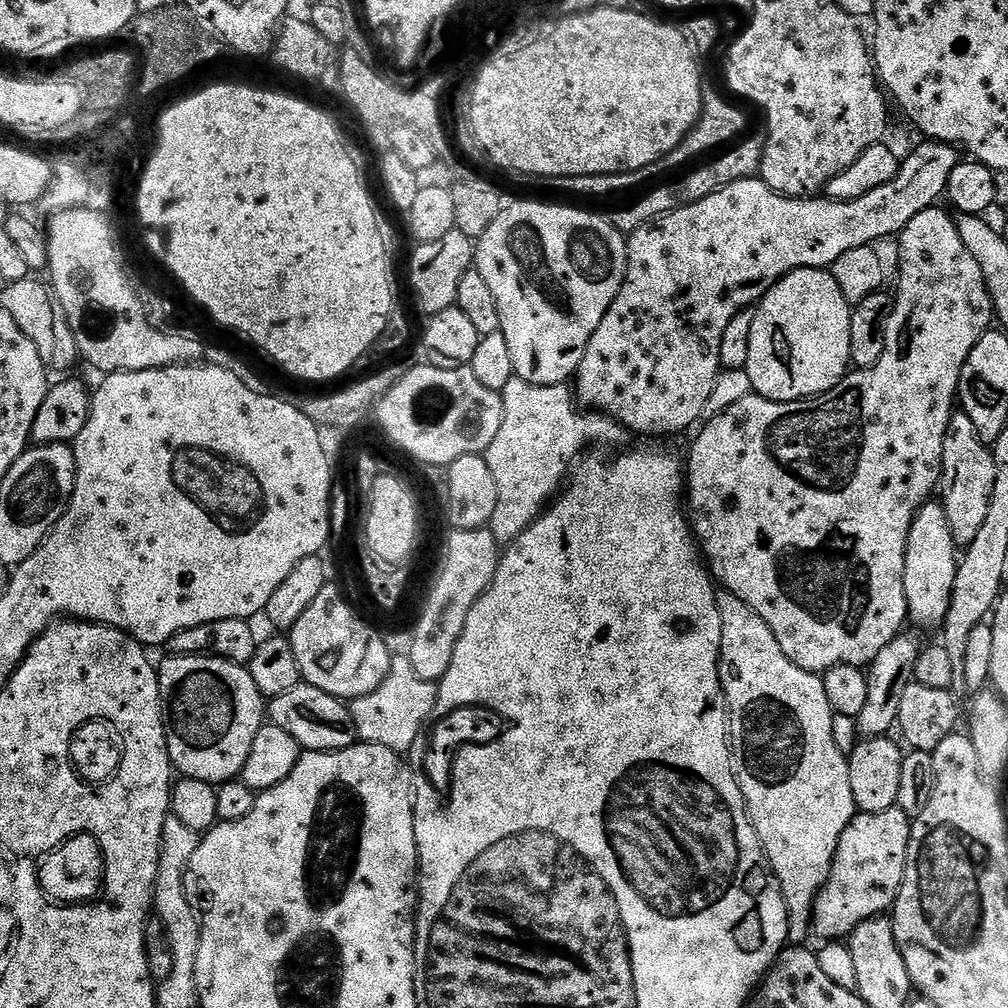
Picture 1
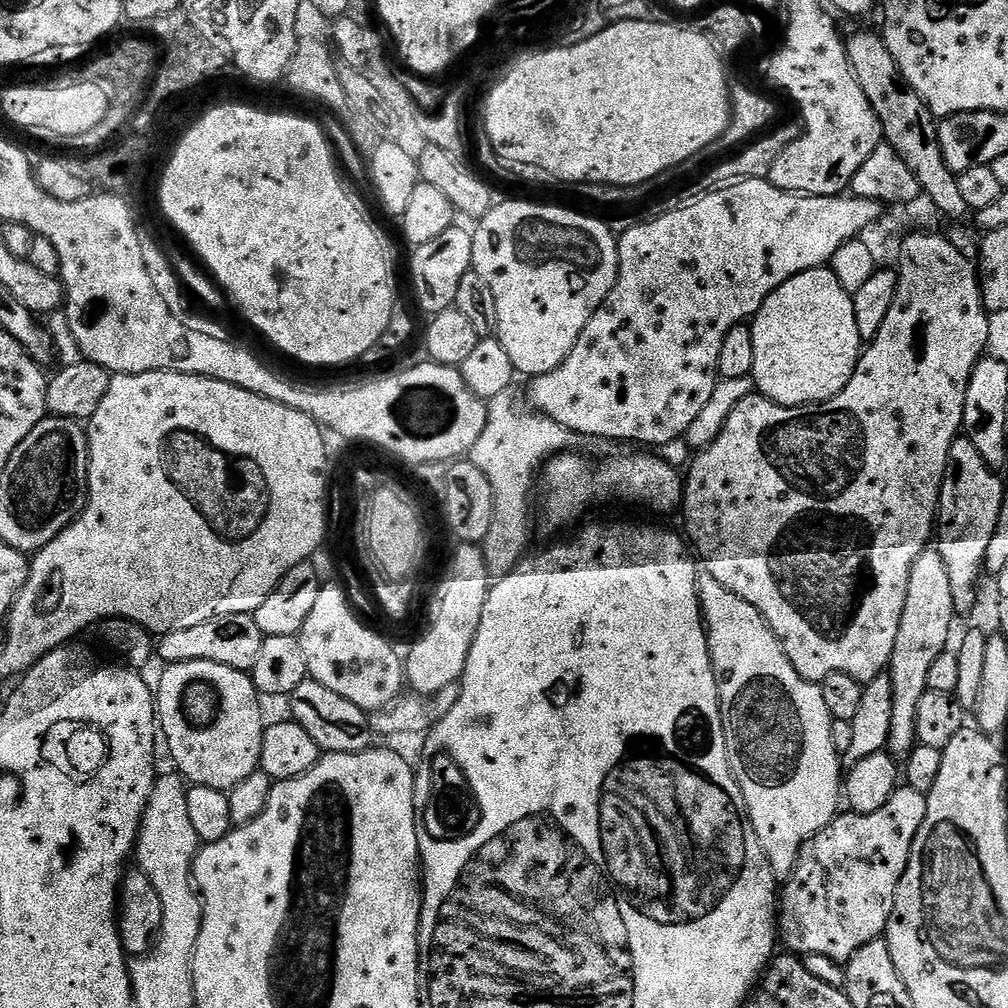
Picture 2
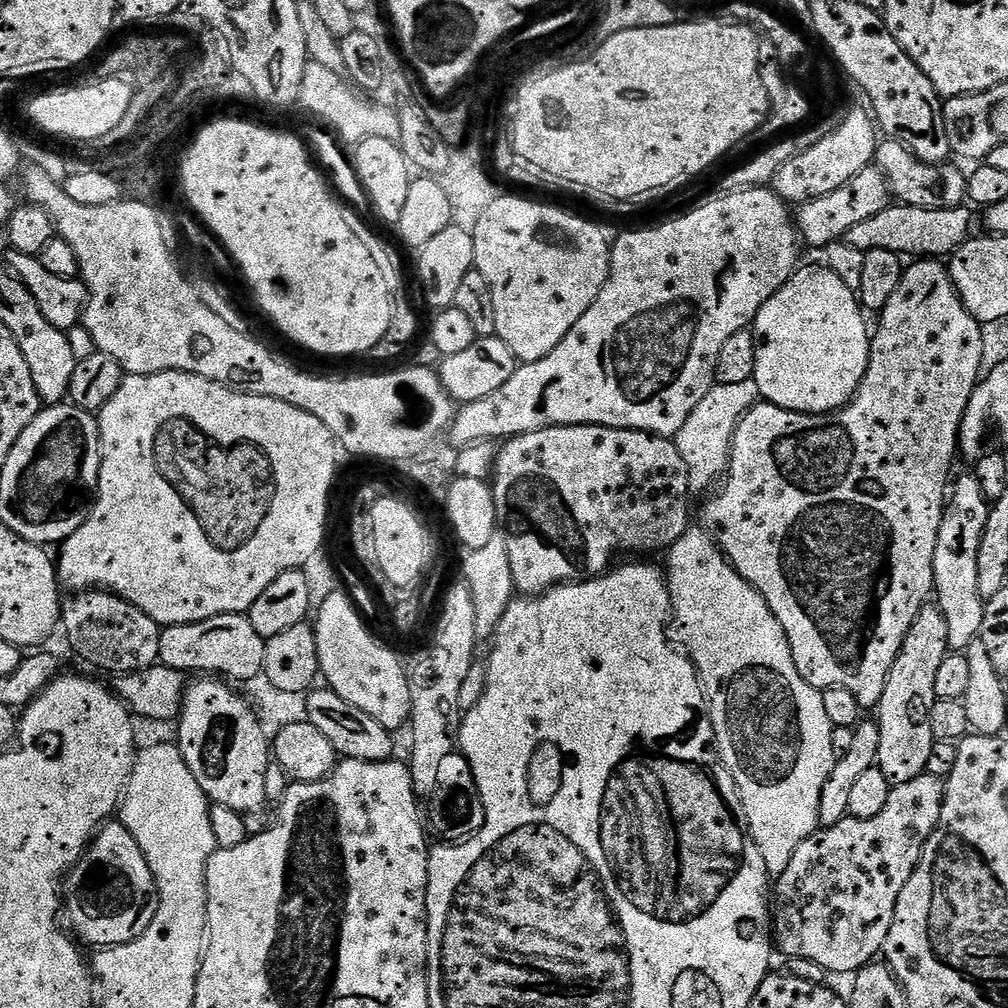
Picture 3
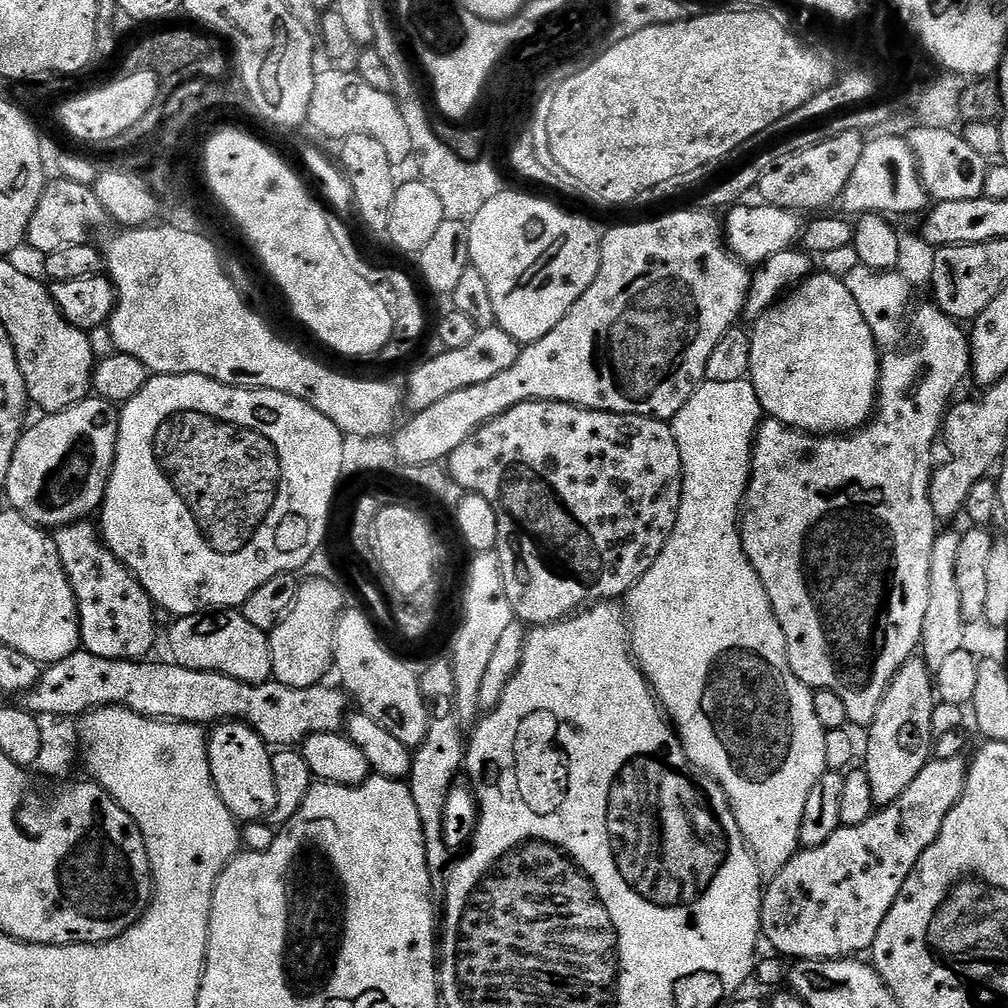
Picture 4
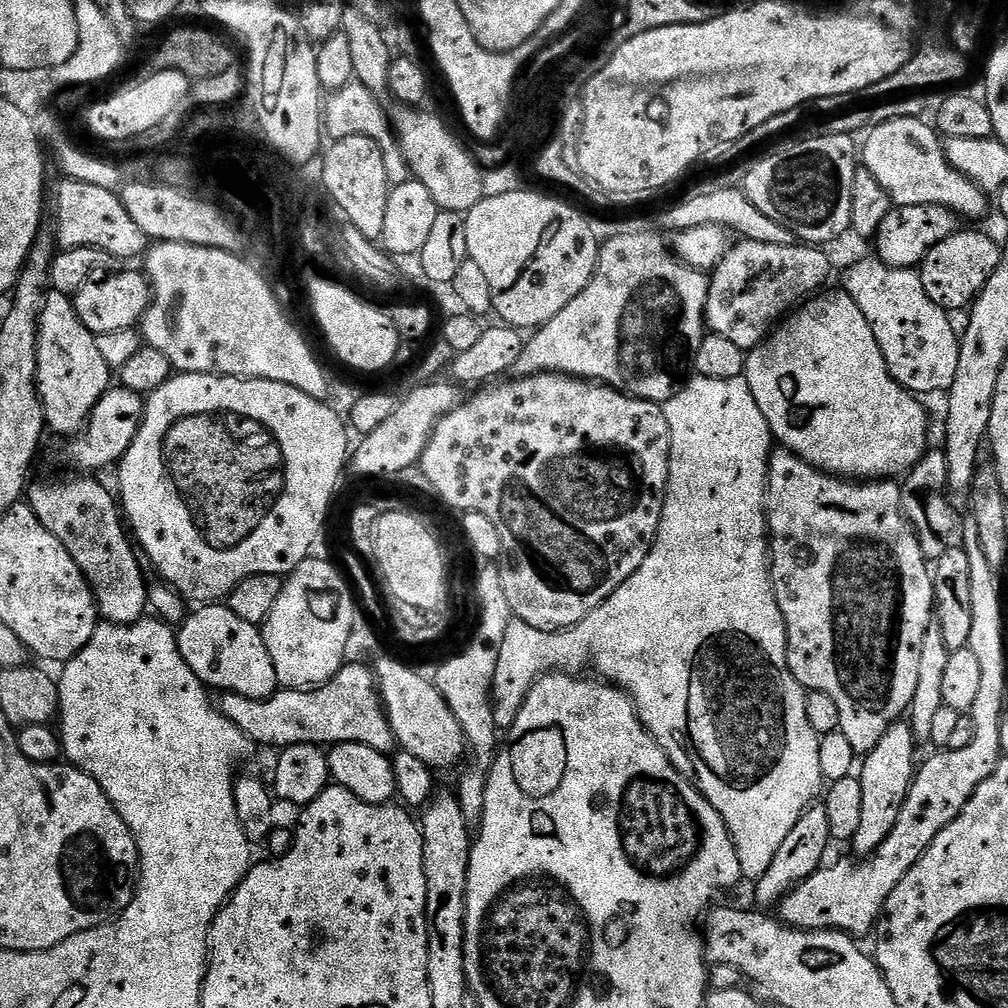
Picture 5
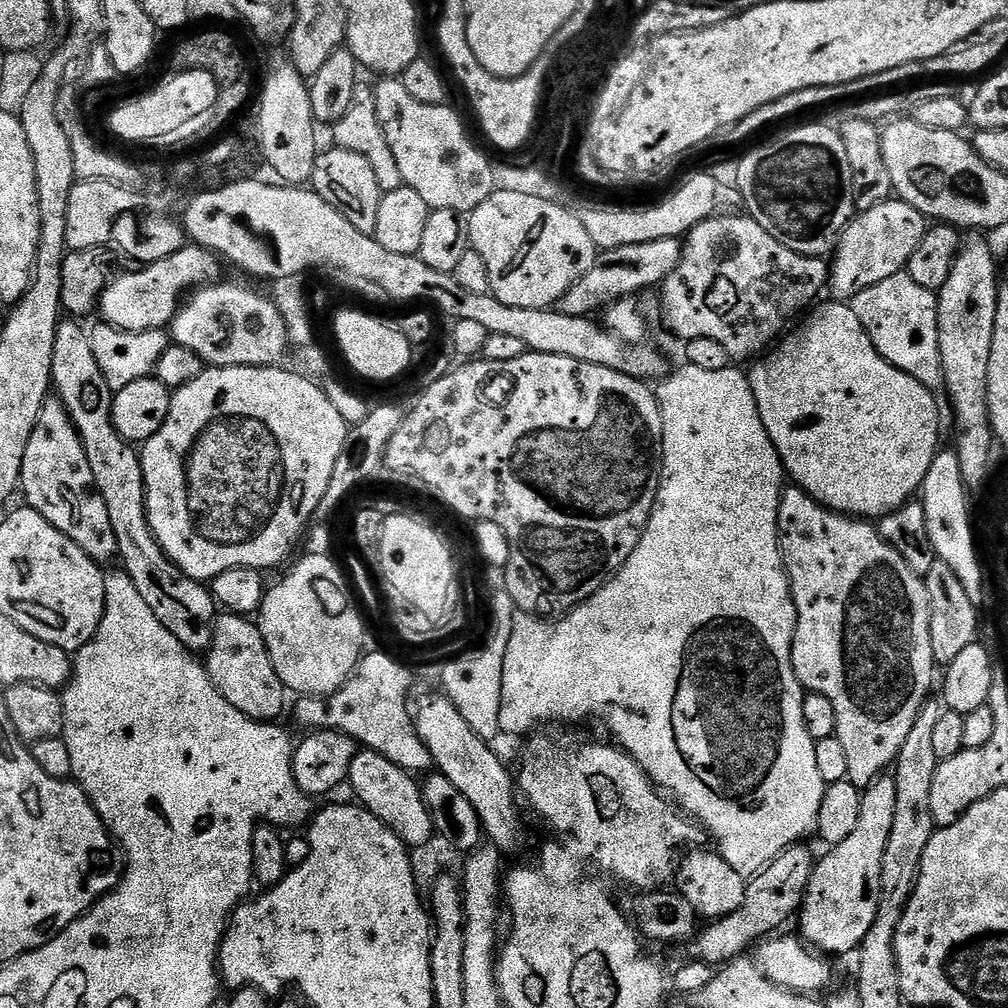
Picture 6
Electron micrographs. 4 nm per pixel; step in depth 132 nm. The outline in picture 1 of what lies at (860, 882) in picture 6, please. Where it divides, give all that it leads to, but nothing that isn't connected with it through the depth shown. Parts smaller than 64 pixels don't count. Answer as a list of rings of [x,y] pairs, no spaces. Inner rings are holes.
[[[939,502],[922,505],[910,526],[904,563],[908,620],[914,627],[943,629],[946,610],[950,610],[957,563],[958,545],[950,534],[950,522],[946,522],[946,510]]]

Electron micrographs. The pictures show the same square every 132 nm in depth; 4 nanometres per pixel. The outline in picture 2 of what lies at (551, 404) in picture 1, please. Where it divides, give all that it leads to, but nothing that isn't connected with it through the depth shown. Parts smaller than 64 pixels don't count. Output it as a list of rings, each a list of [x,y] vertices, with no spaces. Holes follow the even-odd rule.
[[[509,390],[494,394],[494,398],[486,401],[486,430],[482,430],[470,453],[472,464],[486,474],[492,491],[490,530],[486,530],[482,547],[488,571],[496,578],[509,576],[521,563],[520,555],[528,544],[528,503],[531,500],[533,503],[534,489],[544,465],[559,452],[575,449],[578,443],[576,433],[554,422],[554,418],[527,407],[520,408],[514,393]]]

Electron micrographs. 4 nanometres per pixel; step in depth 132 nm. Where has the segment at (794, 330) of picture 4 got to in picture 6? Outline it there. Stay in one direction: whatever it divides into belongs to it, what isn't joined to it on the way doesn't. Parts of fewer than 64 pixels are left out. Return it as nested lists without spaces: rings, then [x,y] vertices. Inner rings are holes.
[[[821,303],[819,306],[813,307],[810,312],[812,317],[801,326],[800,332],[789,331],[767,355],[757,359],[751,365],[751,367],[753,366],[752,372],[750,371],[752,393],[756,396],[756,405],[760,411],[762,422],[766,426],[766,434],[770,434],[770,442],[774,442],[780,455],[780,463],[783,464],[785,473],[789,477],[792,475],[791,483],[795,487],[803,488],[805,492],[809,492],[825,508],[830,508],[834,512],[843,512],[846,516],[853,518],[888,516],[894,510],[901,508],[903,504],[909,503],[924,487],[924,479],[930,470],[930,462],[934,462],[937,451],[941,447],[940,408],[936,405],[935,398],[932,397],[934,395],[933,389],[914,379],[910,374],[896,369],[875,349],[870,334],[863,328],[862,322],[858,320],[858,315],[852,309],[851,303],[832,303],[836,304],[822,305],[823,303]]]

